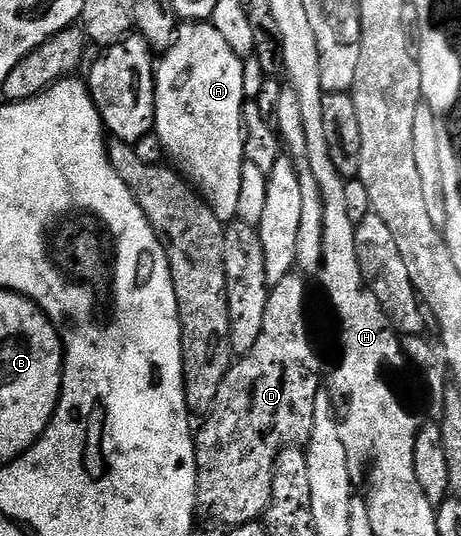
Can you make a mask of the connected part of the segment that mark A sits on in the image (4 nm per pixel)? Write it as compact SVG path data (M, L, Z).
M193 21L190 23L180 24L176 34L175 41L171 44L171 48L166 50L162 59L158 62L155 70L155 127L153 133L160 137L163 144L164 154L171 157L170 164L190 184L196 193L206 201L207 205L217 215L217 219L224 223L230 223L237 218L237 203L241 196L241 171L245 160L245 139L243 127L243 107L248 100L246 87L244 84L245 71L243 70L244 58L237 55L237 51L233 51L233 47L229 47L229 43L225 43L225 38L221 36L221 31L217 31L217 27L206 21Z

